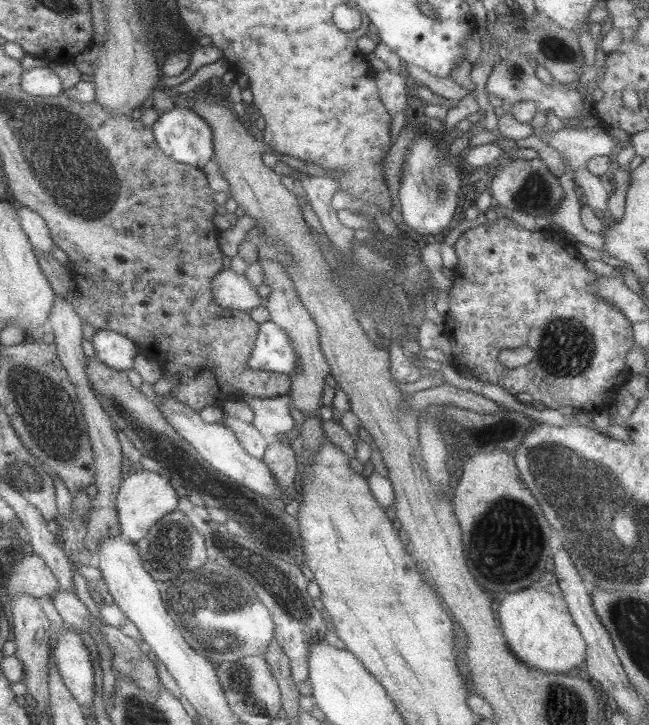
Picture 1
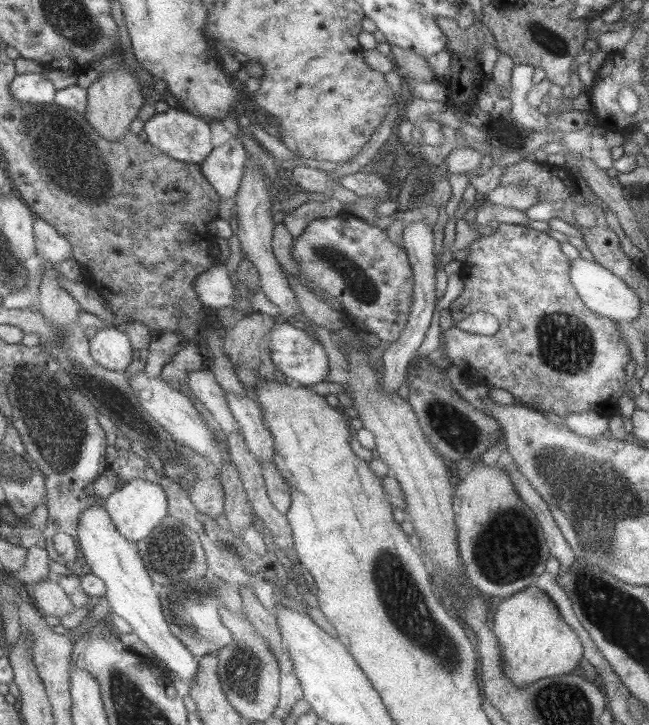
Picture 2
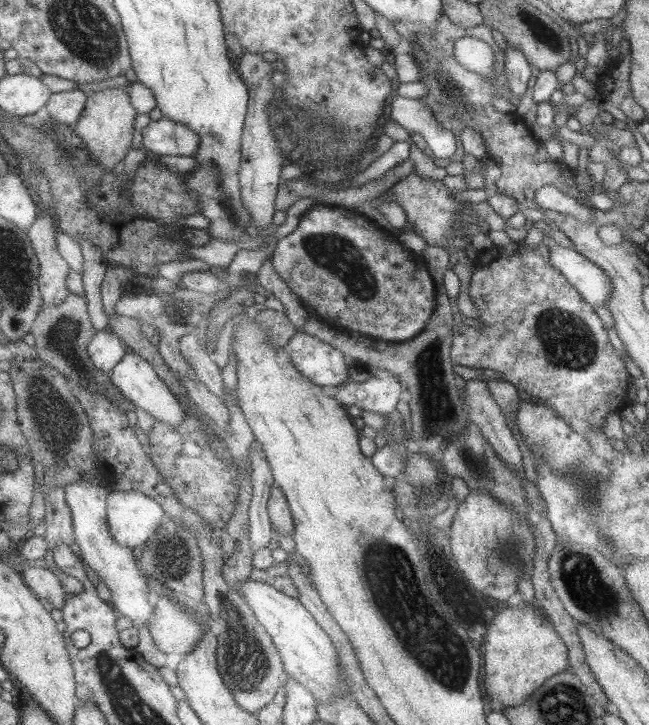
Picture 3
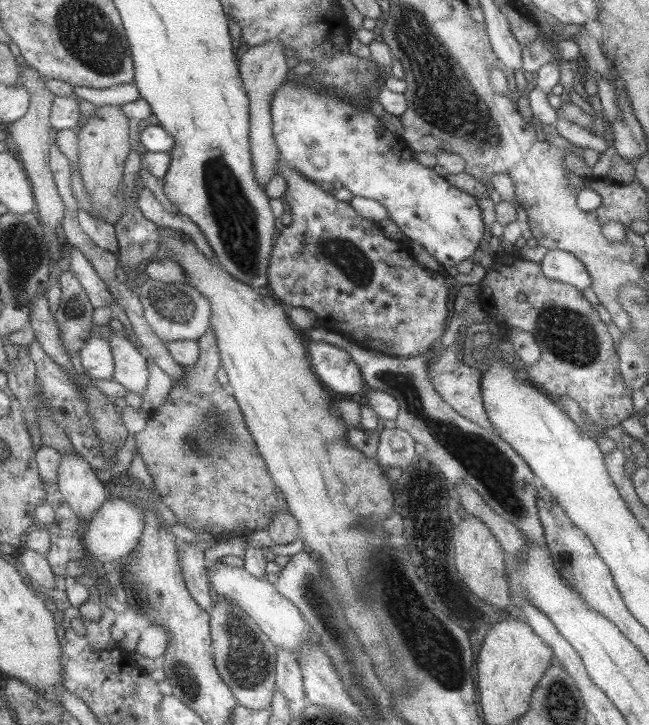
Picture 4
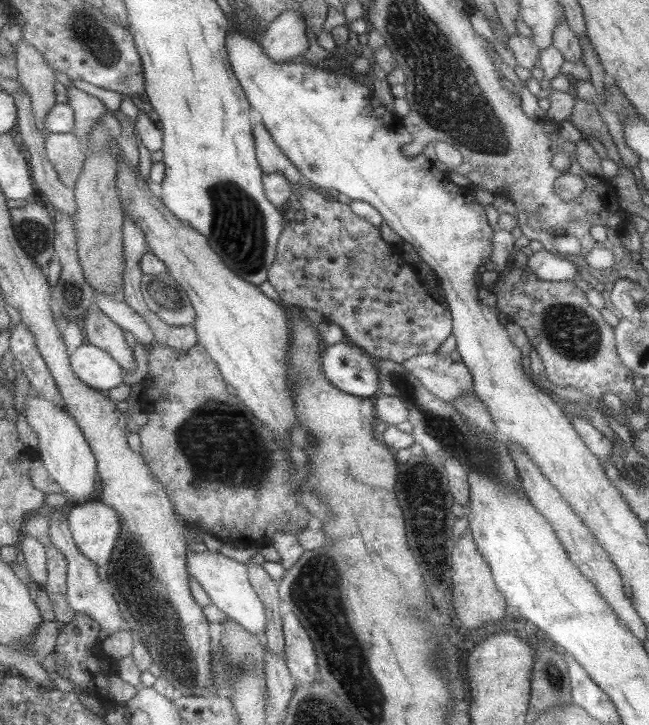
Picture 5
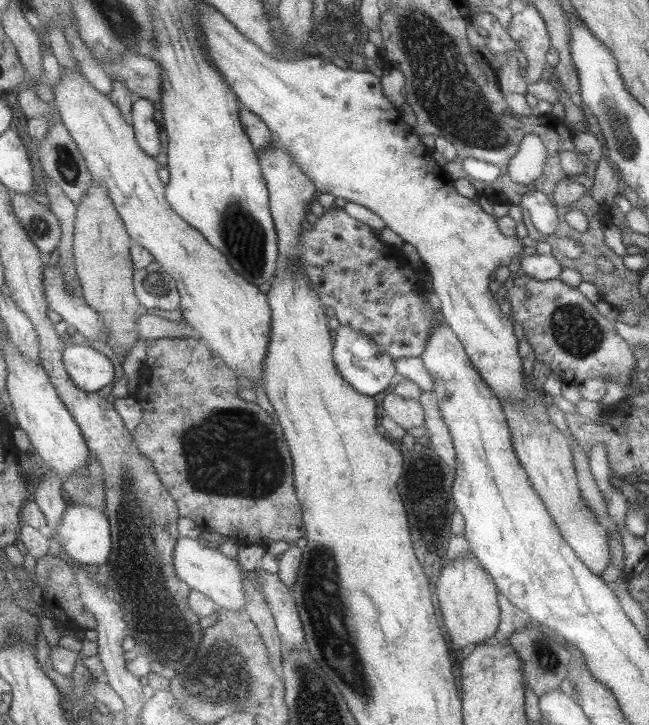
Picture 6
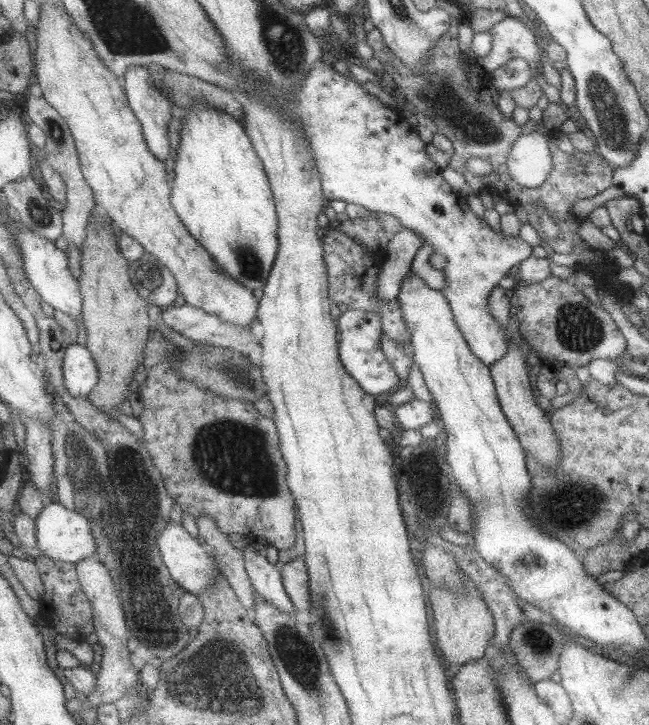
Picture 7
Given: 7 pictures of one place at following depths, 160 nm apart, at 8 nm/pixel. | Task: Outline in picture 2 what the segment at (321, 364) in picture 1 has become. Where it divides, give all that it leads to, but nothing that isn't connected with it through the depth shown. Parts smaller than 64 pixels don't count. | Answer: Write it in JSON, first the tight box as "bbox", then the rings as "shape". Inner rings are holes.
{"bbox":[231,161,302,323],"shape":[[[244,161],[243,172],[239,181],[234,197],[231,198],[235,205],[232,207],[235,211],[237,220],[237,240],[241,250],[247,256],[259,274],[260,290],[276,306],[277,312],[285,319],[285,322],[293,323],[295,314],[302,314],[297,306],[295,295],[288,285],[288,282],[282,273],[282,270],[272,254],[271,238],[274,228],[271,205],[269,202],[270,192],[266,187],[266,182],[259,171],[254,171],[254,166]]]}

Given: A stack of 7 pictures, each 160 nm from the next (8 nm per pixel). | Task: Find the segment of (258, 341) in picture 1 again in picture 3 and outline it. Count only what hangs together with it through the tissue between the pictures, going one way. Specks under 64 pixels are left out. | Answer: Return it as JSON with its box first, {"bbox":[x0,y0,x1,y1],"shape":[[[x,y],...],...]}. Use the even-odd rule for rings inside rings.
{"bbox":[285,329,350,391],"shape":[[[297,329],[285,349],[300,374],[326,391],[350,380],[343,354],[313,336]]]}

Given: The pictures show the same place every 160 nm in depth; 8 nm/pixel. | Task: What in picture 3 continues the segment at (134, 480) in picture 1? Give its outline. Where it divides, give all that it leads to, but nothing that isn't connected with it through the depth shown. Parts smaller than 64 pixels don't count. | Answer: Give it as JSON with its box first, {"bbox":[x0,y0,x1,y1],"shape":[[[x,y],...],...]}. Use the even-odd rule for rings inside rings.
{"bbox":[107,491,165,549],"shape":[[[109,491],[107,524],[110,535],[118,544],[131,549],[141,546],[165,518],[161,505],[145,493]]]}

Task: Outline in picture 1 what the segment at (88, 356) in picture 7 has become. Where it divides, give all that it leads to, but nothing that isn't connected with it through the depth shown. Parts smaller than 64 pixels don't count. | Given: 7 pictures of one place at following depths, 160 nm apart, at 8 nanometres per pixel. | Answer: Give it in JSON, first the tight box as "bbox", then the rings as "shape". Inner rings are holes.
{"bbox":[92,329,139,370],"shape":[[[98,329],[92,338],[99,359],[113,370],[129,370],[135,356],[139,354],[135,344],[122,333]]]}

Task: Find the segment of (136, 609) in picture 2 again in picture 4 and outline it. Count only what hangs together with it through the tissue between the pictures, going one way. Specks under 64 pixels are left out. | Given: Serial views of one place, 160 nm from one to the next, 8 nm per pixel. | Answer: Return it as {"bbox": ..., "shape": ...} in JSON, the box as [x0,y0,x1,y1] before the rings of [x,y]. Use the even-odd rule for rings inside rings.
{"bbox":[58,453,109,534],"shape":[[[79,453],[62,454],[61,464],[58,472],[59,491],[65,497],[65,500],[73,507],[73,510],[80,516],[81,530],[84,534],[91,519],[94,518],[103,504],[109,498],[108,488],[104,482],[97,478],[93,465]]]}

